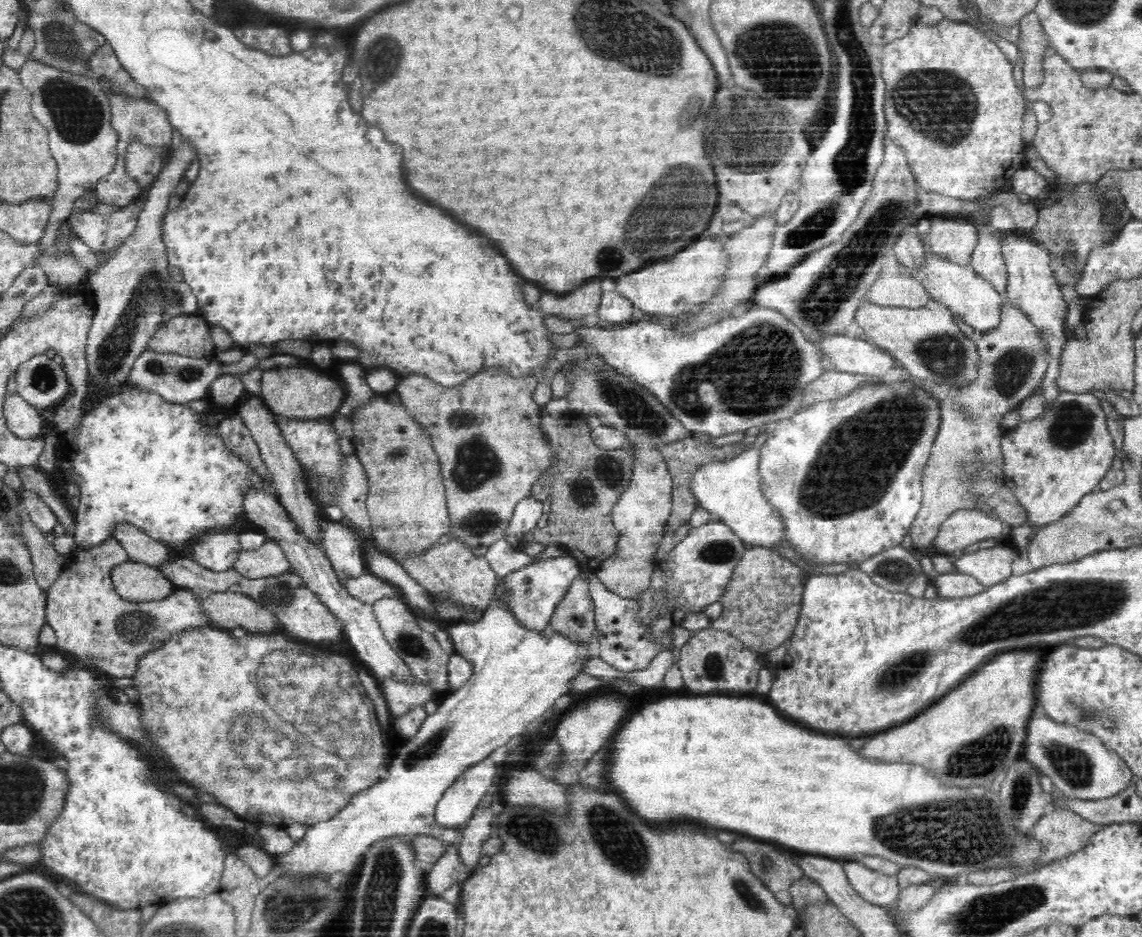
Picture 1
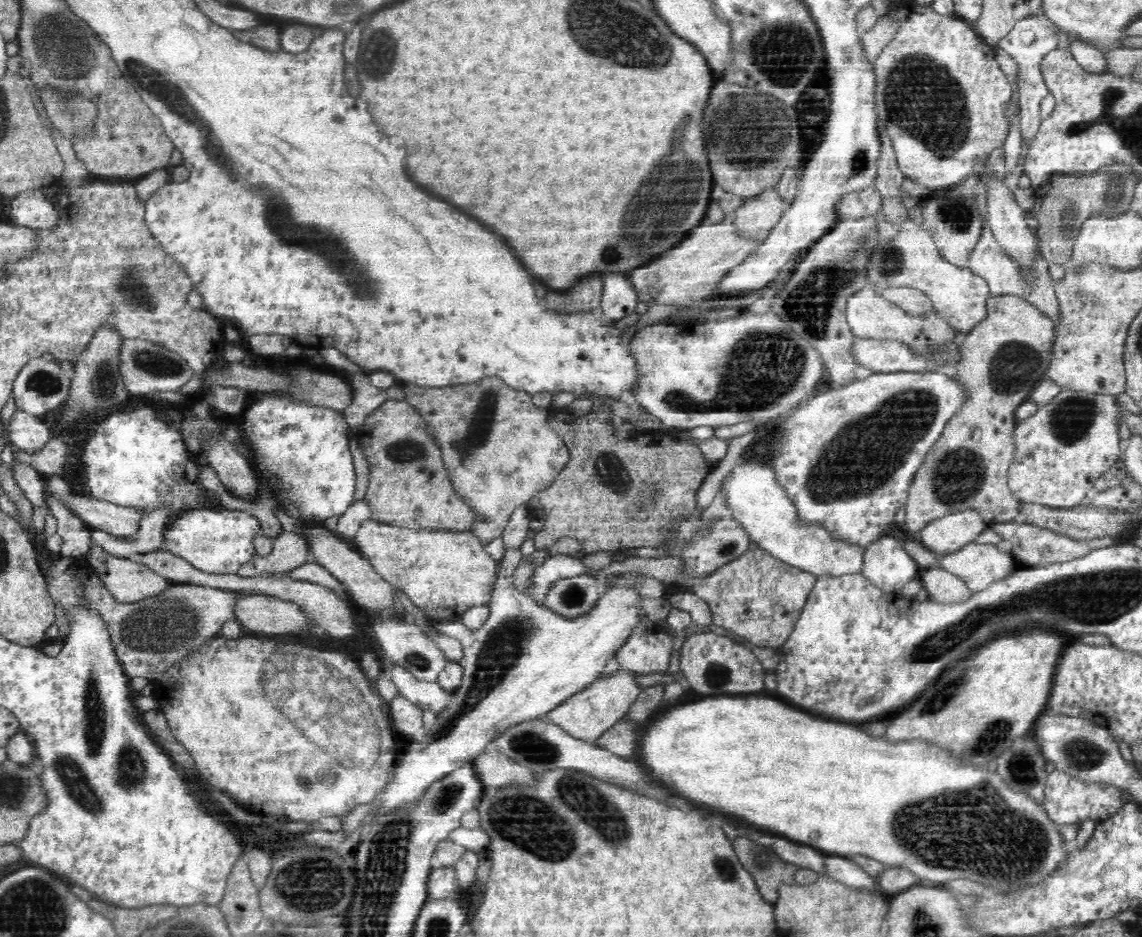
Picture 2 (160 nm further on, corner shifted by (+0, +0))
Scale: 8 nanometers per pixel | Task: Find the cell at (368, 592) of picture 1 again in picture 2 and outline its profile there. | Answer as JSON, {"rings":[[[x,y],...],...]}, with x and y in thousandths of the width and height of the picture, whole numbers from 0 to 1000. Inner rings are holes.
{"rings":[[[274,597],[271,600],[262,604],[261,606],[257,606],[250,612],[242,612],[241,615],[254,615],[257,619],[266,619],[275,623],[278,623],[282,626],[291,629],[294,631],[296,636],[301,640],[306,641],[307,636],[304,628],[300,625],[299,621],[289,613],[285,606],[281,602],[277,601]]]}

